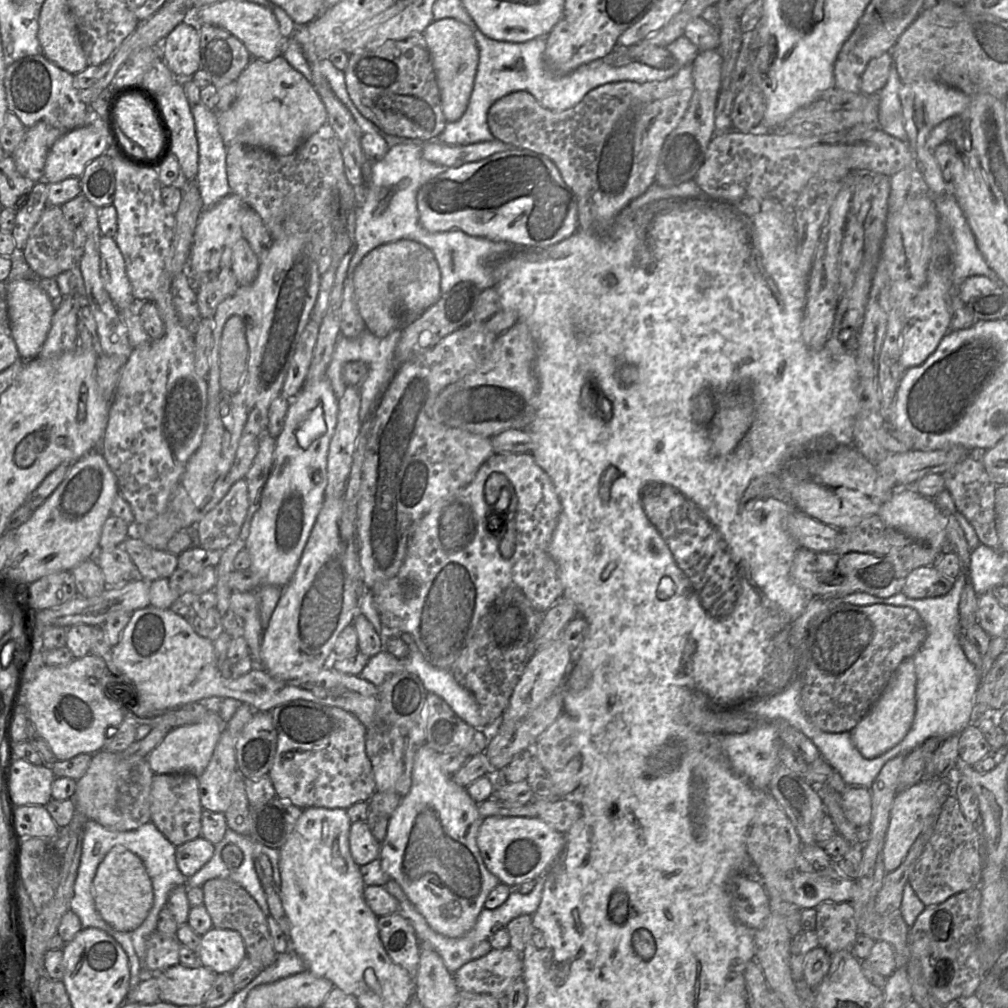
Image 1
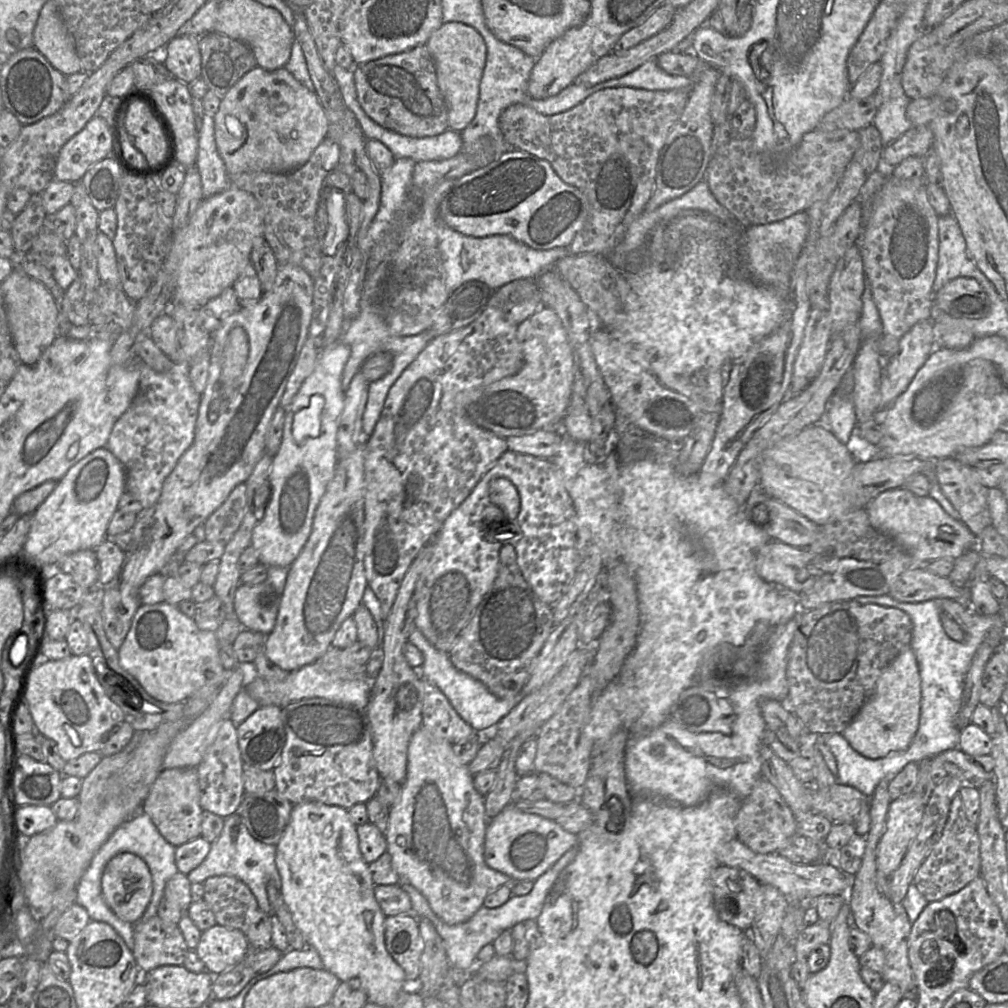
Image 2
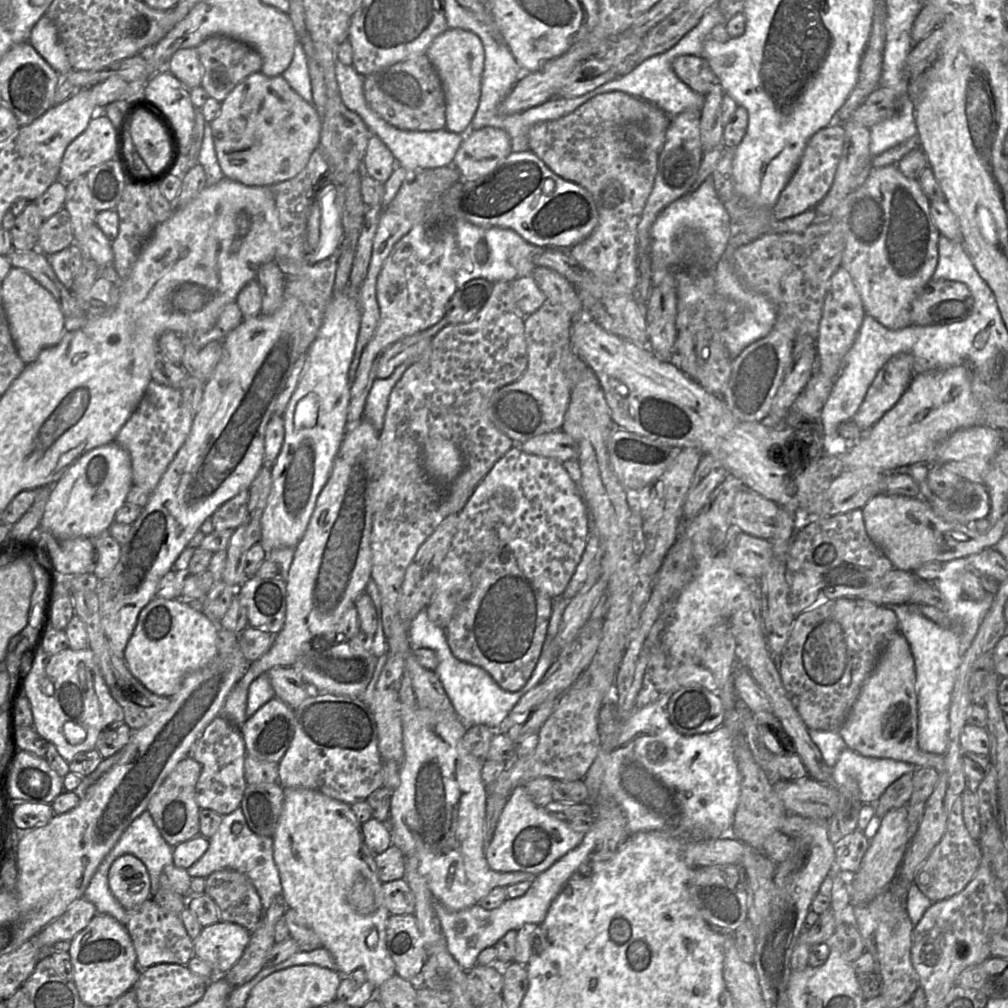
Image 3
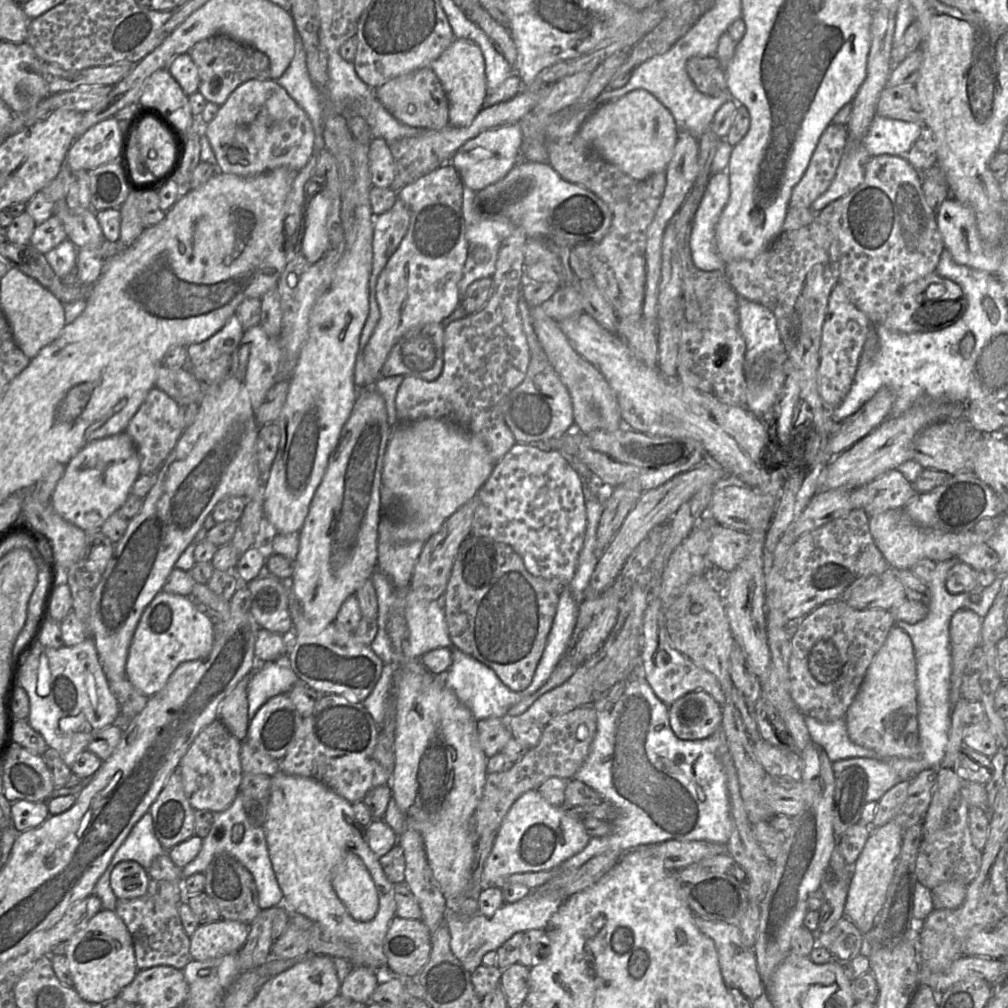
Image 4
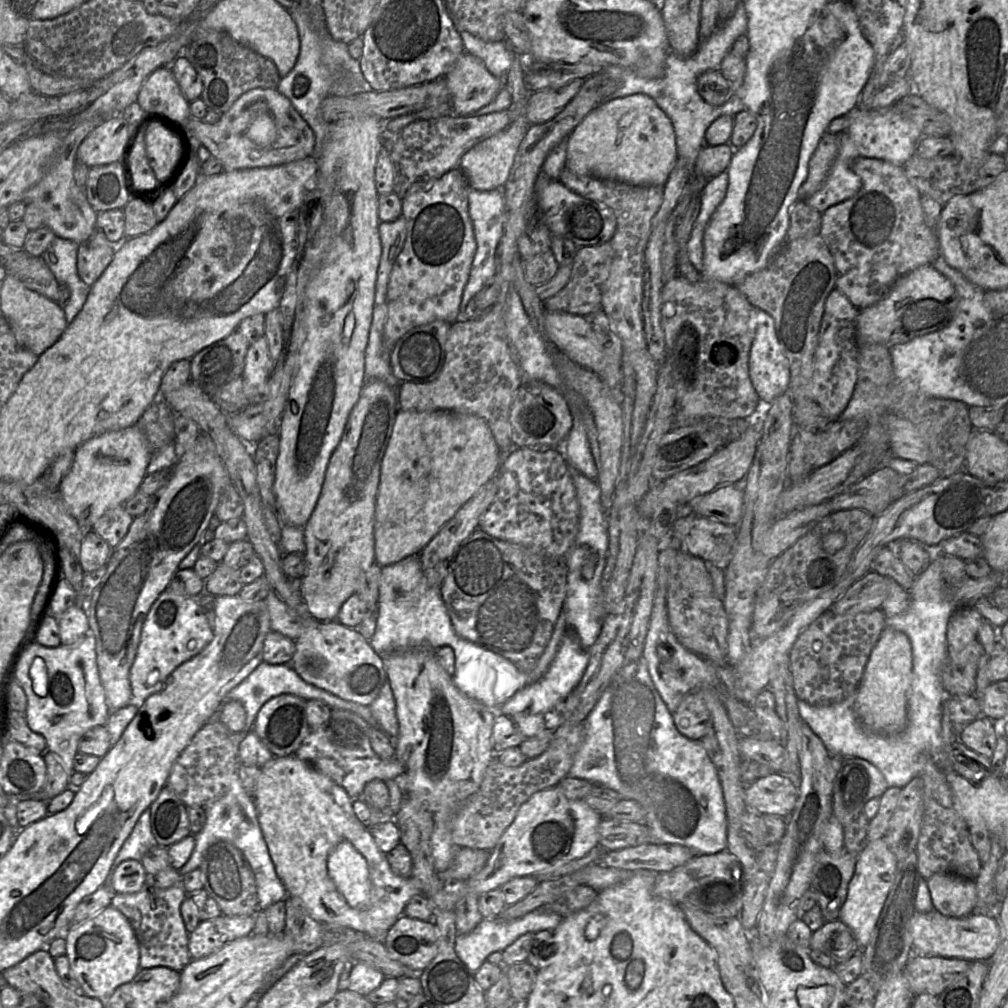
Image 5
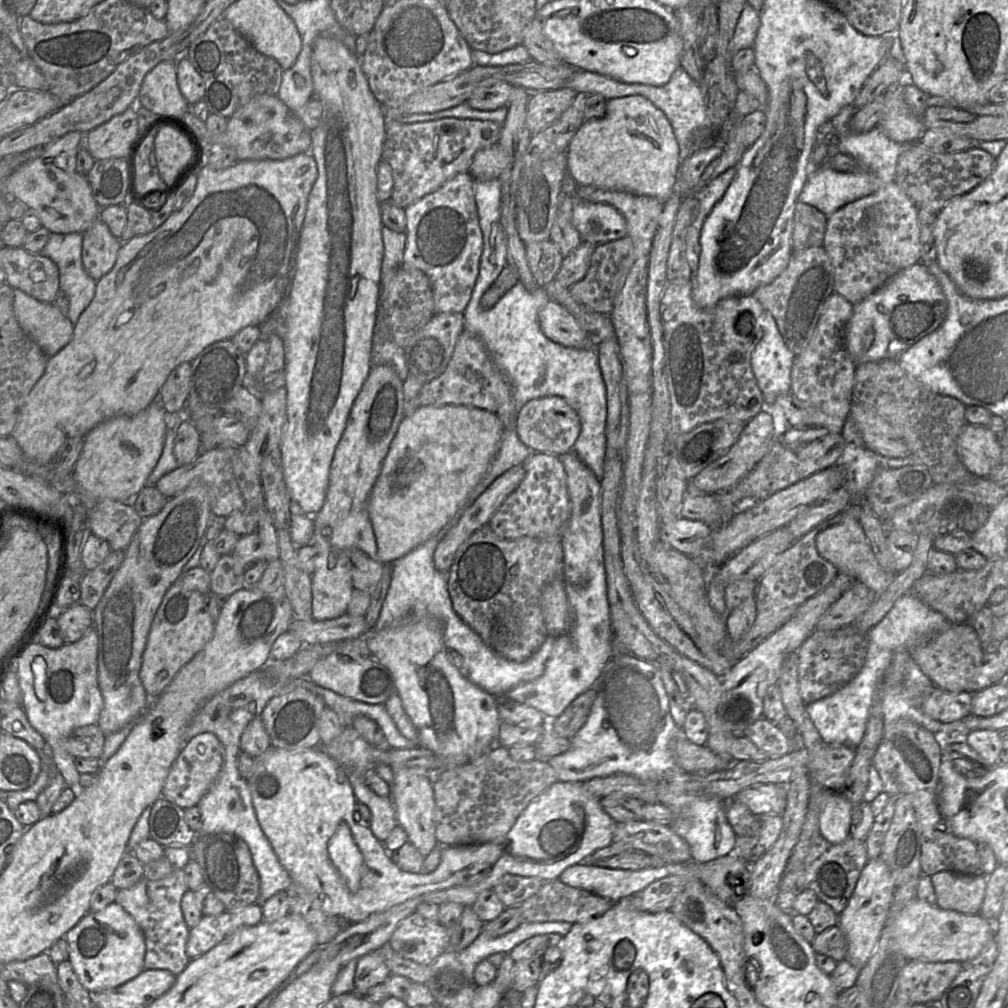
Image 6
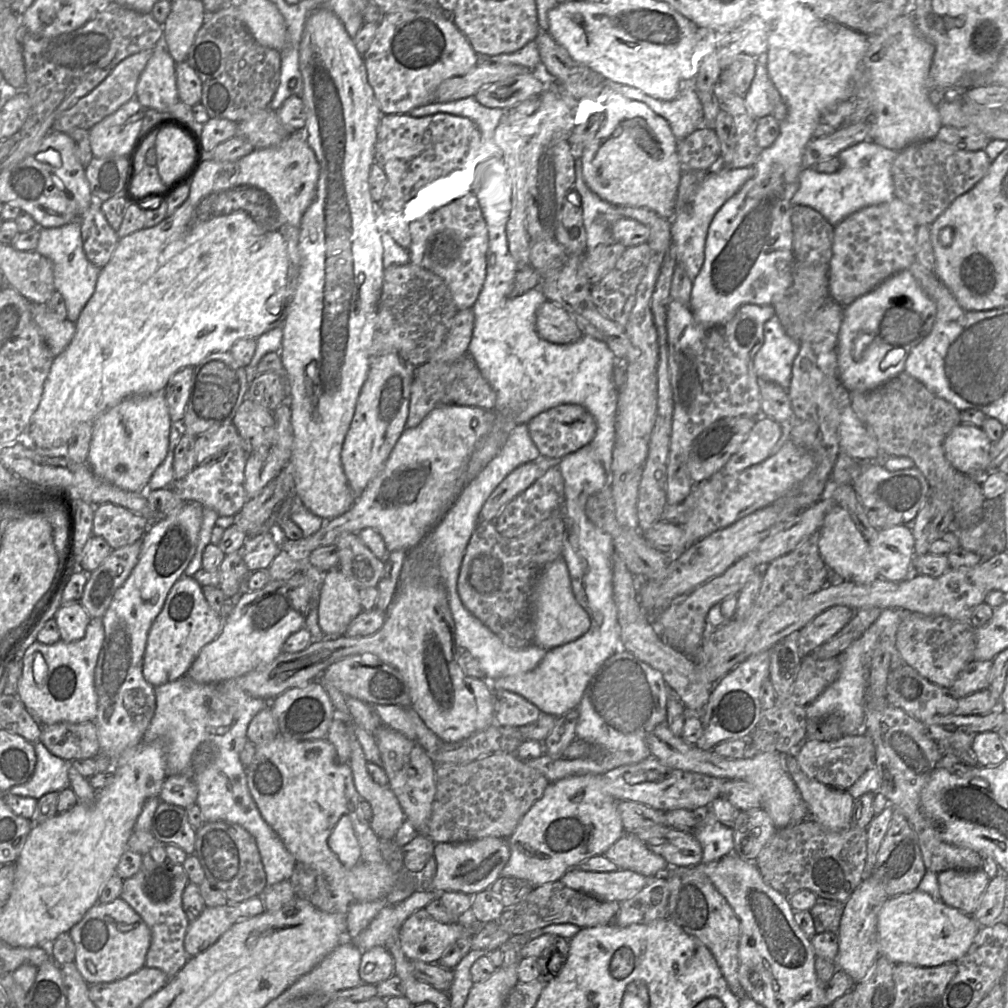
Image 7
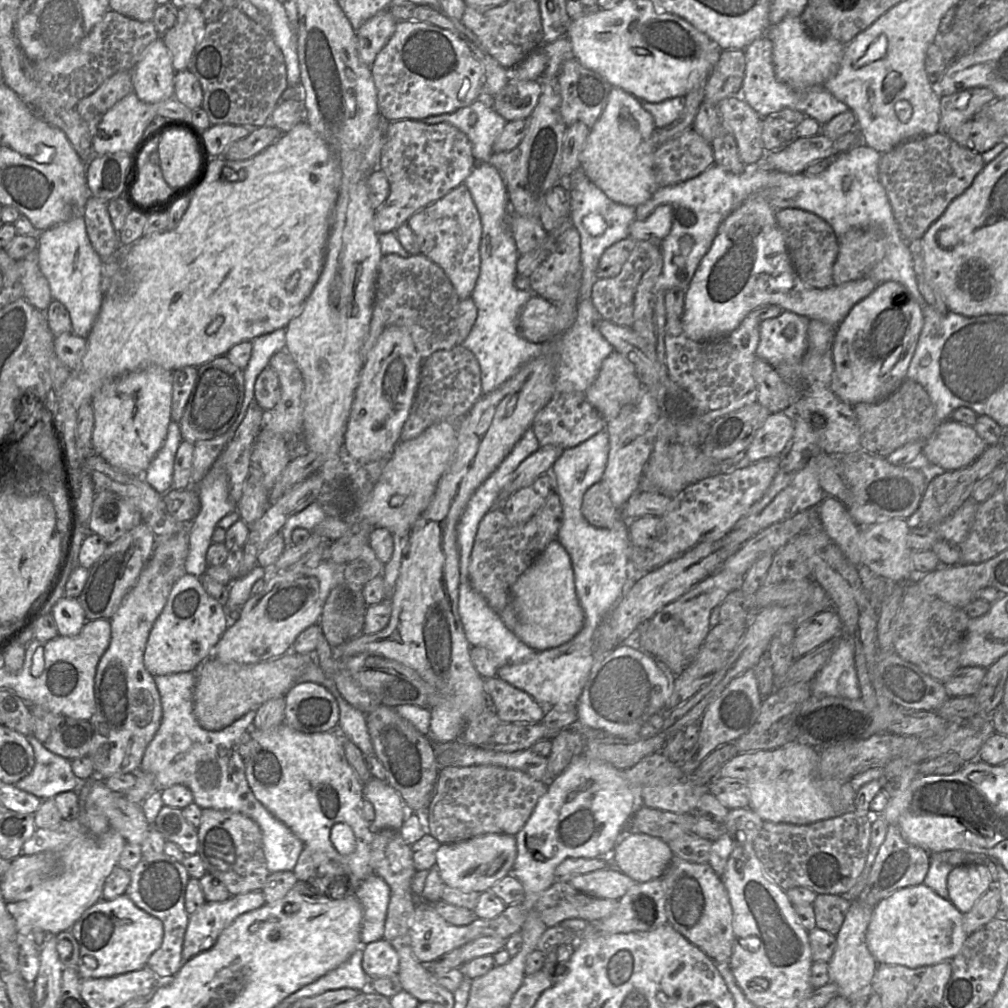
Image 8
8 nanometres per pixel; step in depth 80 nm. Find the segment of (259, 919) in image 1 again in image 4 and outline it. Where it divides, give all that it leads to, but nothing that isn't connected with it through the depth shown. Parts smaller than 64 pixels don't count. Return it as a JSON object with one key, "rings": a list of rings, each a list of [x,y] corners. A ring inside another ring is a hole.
{"rings":[[[223,853],[212,859],[204,875],[203,891],[215,902],[221,918],[250,925],[261,909],[255,880],[249,870],[231,855]]]}

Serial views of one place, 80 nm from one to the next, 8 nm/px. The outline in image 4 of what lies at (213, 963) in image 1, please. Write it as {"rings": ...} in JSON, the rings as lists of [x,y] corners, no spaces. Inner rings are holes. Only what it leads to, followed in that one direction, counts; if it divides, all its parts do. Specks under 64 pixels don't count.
{"rings":[[[222,918],[199,925],[190,937],[190,956],[192,960],[207,961],[237,954],[245,944],[248,933],[248,924]]]}

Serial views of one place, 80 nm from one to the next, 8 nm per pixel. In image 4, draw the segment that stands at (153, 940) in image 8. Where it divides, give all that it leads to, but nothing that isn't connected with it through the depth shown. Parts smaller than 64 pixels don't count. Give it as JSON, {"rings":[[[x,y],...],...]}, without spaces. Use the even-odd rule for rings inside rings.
{"rings":[[[100,910],[83,929],[74,933],[67,940],[65,956],[72,987],[89,1003],[105,1004],[115,1000],[138,972],[132,937],[117,913],[111,910]]]}

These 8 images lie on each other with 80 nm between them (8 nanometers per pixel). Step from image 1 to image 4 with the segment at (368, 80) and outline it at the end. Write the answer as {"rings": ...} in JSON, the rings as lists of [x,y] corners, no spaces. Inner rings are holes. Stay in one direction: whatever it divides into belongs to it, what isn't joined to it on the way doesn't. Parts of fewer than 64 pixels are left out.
{"rings":[[[431,67],[390,79],[374,89],[376,99],[401,123],[417,128],[442,129],[449,125],[449,102],[445,90]]]}

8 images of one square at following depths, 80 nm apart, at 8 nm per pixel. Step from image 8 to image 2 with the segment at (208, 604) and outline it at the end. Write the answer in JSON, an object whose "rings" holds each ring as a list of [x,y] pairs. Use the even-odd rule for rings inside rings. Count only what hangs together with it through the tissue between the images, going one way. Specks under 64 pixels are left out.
{"rings":[[[165,601],[142,604],[133,616],[131,627],[117,650],[120,666],[131,674],[154,699],[165,703],[183,703],[204,686],[223,686],[231,671],[223,668],[216,632],[201,630],[193,618],[183,614],[176,605]]]}

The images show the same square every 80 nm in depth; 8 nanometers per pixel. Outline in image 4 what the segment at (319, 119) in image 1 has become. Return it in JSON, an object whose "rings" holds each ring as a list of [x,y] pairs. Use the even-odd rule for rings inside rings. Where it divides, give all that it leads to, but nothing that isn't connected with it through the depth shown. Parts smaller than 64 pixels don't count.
{"rings":[[[248,80],[239,85],[227,98],[203,131],[216,158],[219,172],[250,177],[277,167],[287,167],[298,172],[314,154],[315,133],[306,112],[278,84],[276,80]]]}

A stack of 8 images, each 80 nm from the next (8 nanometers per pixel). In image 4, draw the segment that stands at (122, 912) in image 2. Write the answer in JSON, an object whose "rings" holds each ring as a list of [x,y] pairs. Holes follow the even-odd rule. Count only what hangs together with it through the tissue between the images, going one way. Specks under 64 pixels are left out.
{"rings":[[[136,861],[119,862],[110,875],[110,886],[117,899],[131,900],[147,894],[150,877]]]}

